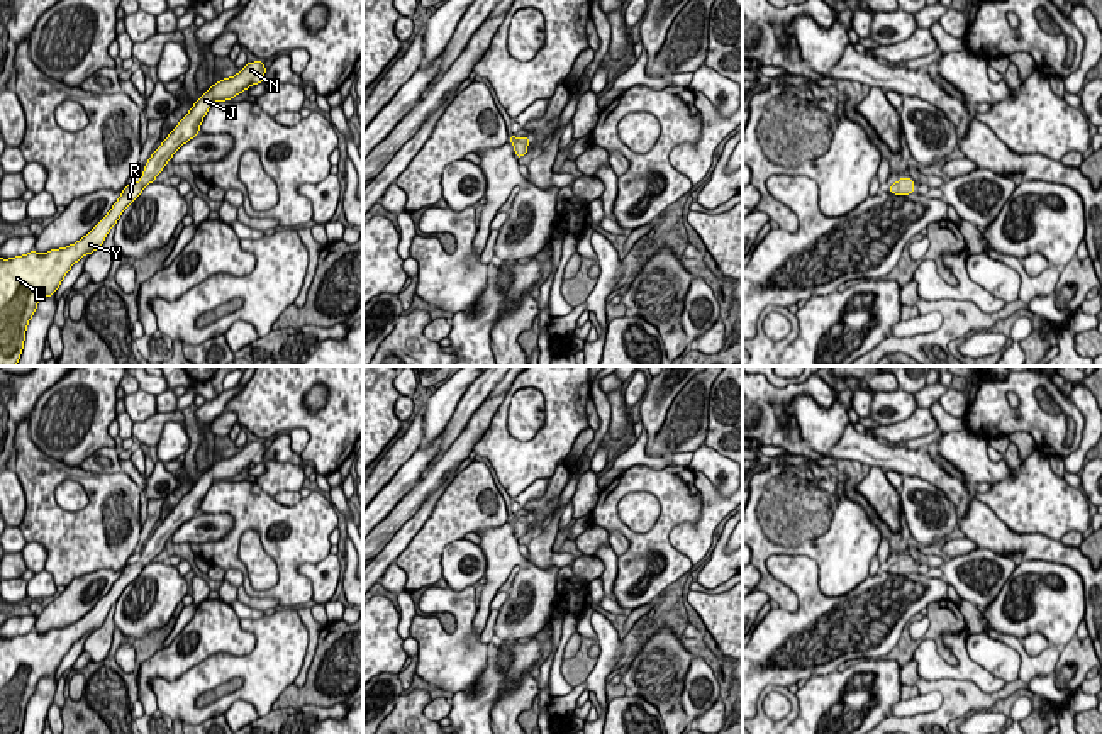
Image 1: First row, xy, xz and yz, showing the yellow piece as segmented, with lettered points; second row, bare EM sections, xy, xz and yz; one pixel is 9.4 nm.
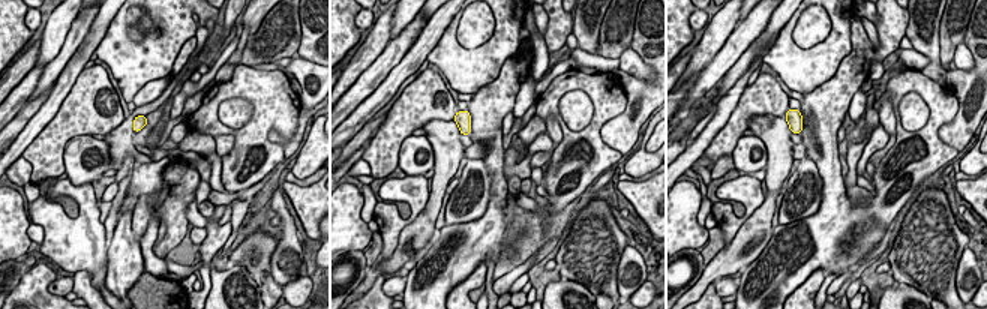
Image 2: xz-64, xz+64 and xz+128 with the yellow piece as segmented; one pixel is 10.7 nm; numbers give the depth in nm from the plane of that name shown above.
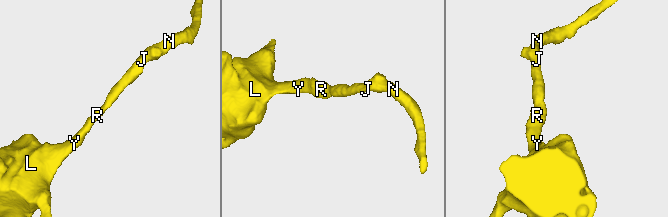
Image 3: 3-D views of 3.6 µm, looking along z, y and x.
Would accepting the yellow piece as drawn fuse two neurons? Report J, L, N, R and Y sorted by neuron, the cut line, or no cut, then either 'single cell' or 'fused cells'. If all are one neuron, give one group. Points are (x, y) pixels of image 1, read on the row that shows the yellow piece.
groups J L N R Y; cut none; single cell

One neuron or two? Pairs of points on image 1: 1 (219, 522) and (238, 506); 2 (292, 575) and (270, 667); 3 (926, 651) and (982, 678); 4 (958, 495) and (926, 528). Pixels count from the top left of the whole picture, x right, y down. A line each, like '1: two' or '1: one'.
1: two
2: two
3: one
4: two

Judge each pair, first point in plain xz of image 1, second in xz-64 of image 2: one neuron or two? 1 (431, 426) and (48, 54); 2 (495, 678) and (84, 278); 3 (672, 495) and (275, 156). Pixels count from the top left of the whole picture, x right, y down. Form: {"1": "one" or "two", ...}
{"1": "one", "2": "one", "3": "one"}

